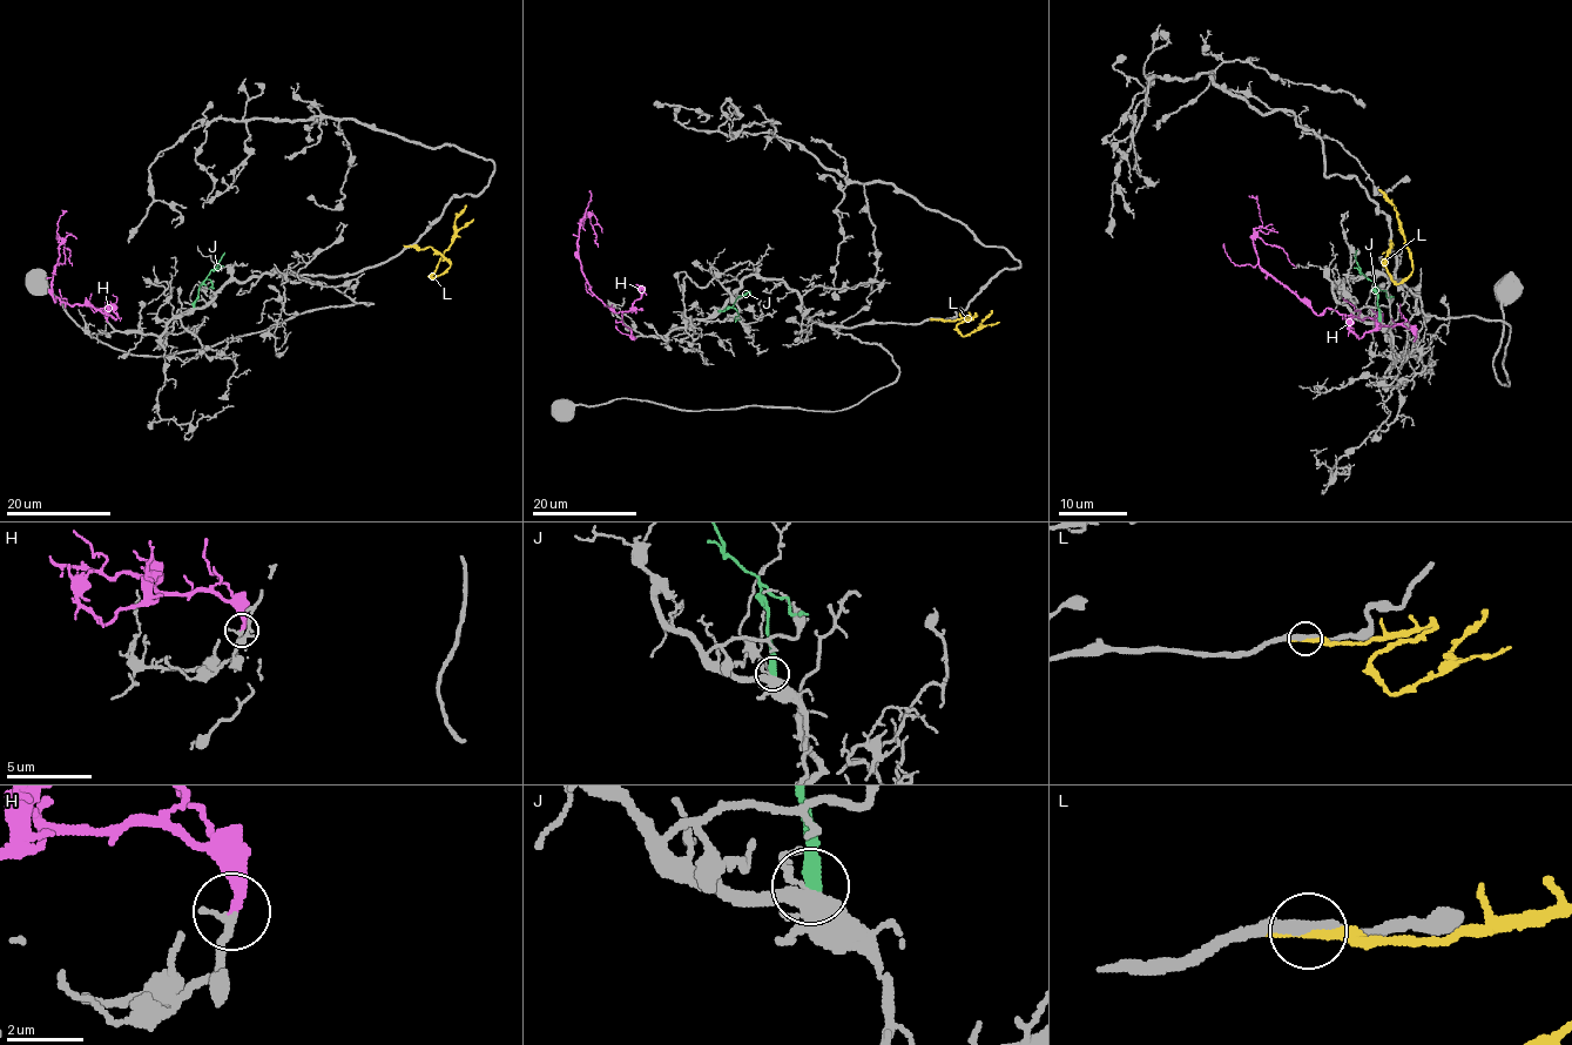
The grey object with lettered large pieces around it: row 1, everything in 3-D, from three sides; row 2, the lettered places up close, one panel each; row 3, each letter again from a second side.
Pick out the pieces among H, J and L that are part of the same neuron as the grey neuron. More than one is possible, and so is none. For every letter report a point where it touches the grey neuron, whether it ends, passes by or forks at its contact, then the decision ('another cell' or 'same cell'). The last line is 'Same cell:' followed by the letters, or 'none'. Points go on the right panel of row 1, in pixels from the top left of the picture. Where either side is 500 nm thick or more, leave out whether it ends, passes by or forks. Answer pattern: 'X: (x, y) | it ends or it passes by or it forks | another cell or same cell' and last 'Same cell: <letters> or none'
H: (1414, 341) | it ends | same cell
J: (1380, 321) | it ends | another cell
L: (1390, 242) | it ends | another cell
Same cell: H

